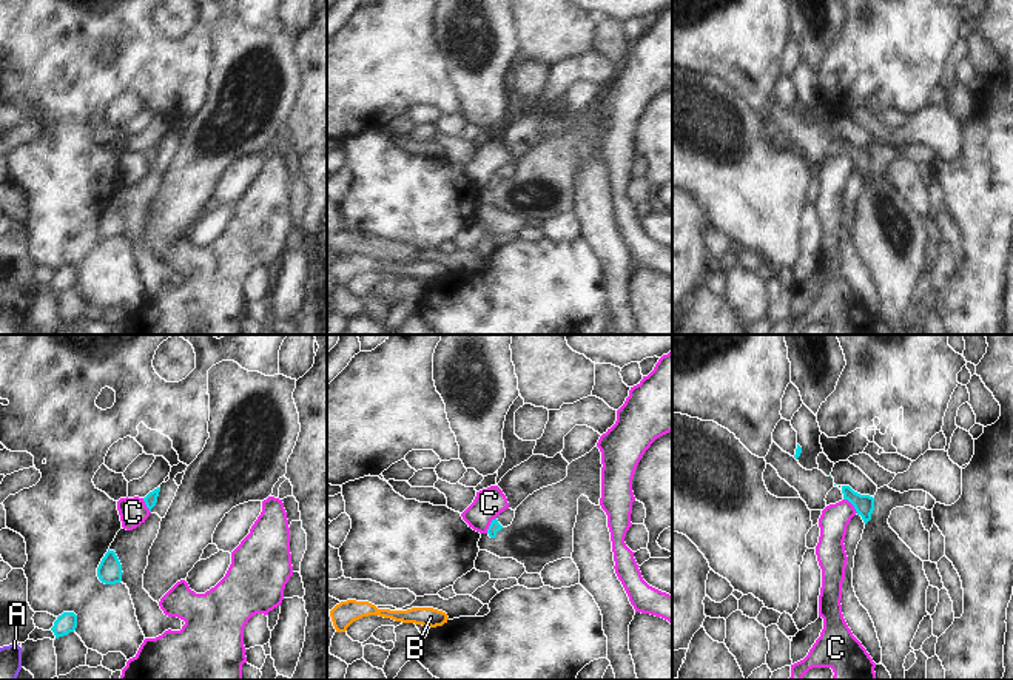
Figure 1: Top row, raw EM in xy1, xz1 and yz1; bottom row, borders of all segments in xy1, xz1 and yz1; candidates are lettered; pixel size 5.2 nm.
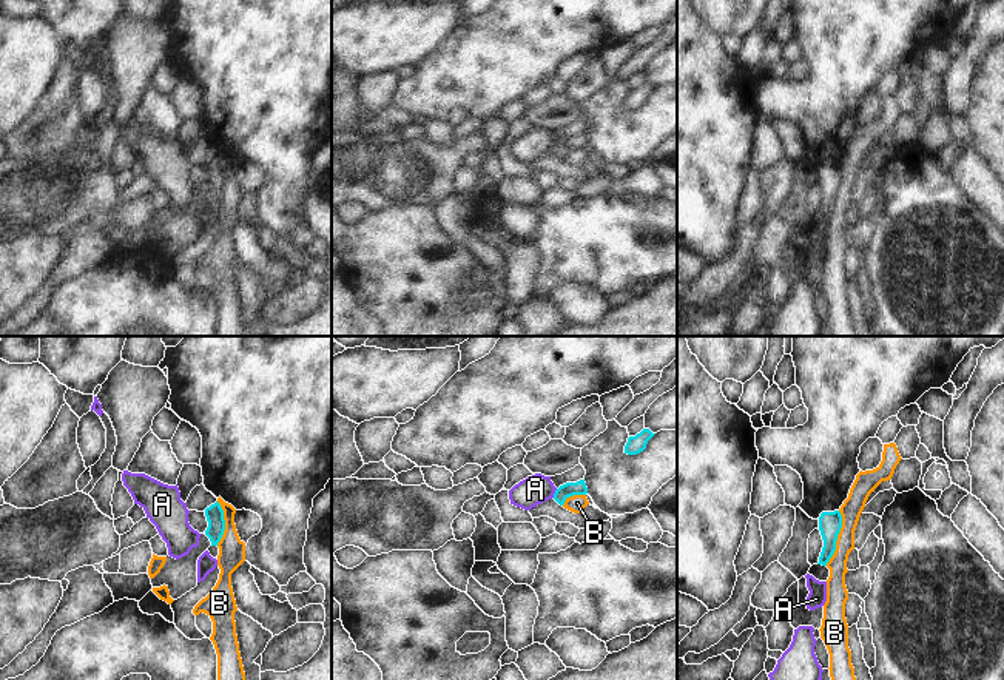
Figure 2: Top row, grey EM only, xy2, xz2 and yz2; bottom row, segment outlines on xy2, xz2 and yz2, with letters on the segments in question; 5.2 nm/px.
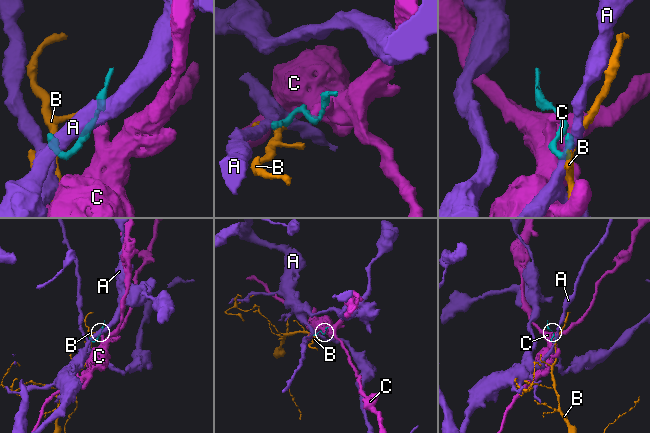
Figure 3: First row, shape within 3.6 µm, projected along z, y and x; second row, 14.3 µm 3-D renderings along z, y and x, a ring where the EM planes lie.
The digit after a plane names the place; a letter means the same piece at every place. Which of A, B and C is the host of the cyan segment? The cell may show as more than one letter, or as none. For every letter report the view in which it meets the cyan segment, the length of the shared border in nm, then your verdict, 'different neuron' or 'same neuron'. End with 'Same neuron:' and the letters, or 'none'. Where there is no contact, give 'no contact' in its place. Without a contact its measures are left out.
A: contact in xz2; length 50 nm; different neuron
B: contact in yz2; length 300 nm; different neuron
C: contact in xz1; length 100 nm; different neuron
Same neuron: none

